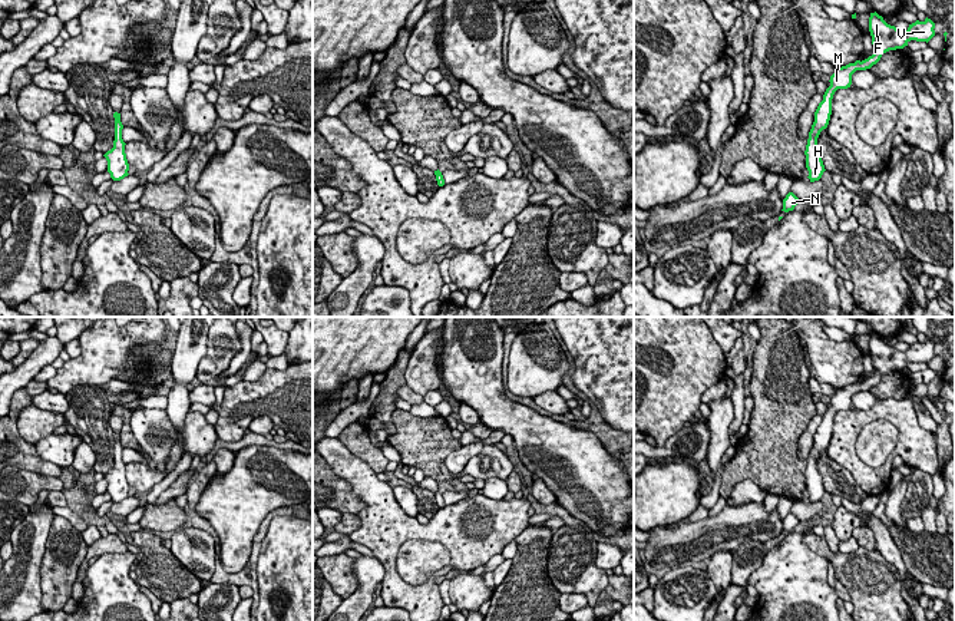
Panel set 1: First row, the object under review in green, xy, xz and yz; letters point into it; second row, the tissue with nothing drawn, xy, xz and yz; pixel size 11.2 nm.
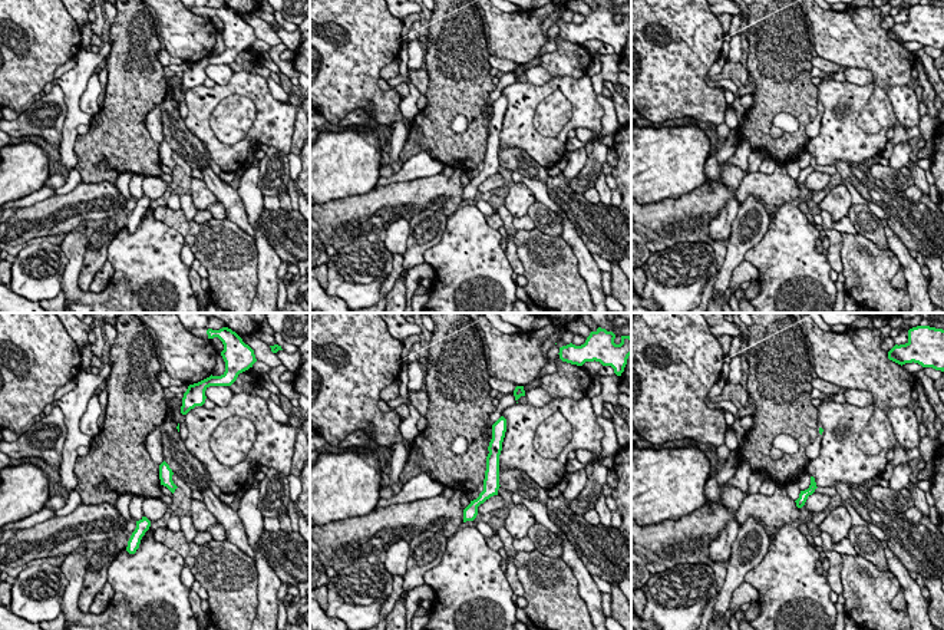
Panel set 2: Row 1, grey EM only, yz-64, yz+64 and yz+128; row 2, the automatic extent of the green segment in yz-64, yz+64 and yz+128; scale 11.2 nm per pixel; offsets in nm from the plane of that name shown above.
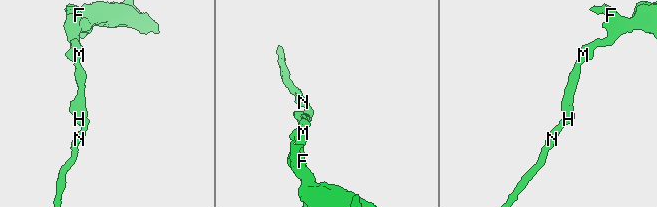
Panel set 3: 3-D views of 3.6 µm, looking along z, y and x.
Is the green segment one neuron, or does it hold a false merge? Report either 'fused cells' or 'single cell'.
single cell

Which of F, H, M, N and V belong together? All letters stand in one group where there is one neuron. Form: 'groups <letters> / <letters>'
groups F H M N V

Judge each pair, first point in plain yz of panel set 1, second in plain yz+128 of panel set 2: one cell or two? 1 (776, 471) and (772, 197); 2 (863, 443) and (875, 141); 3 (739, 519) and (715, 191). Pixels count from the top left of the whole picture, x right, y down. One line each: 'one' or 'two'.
1: two
2: two
3: one

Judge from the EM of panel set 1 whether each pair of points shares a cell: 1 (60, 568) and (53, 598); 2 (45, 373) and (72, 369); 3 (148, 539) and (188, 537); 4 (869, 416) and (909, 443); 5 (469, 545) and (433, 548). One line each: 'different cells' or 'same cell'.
1: same cell
2: different cells
3: different cells
4: same cell
5: different cells

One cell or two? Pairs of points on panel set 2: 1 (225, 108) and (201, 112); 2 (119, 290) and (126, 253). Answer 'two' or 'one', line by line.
1: two
2: one

